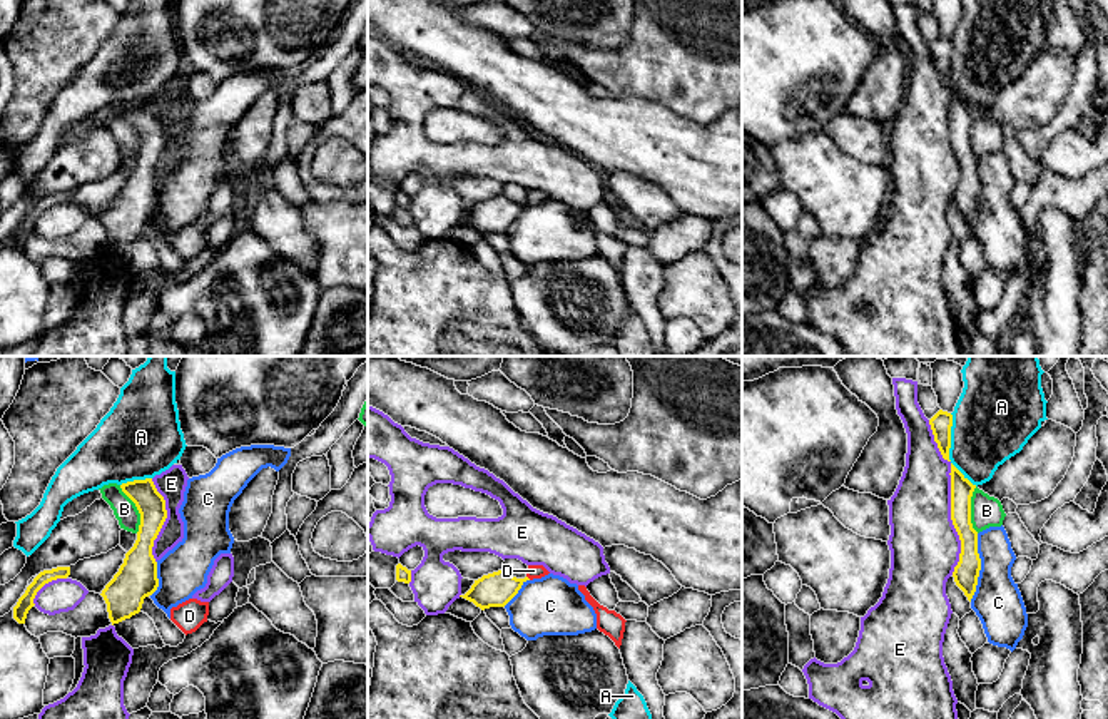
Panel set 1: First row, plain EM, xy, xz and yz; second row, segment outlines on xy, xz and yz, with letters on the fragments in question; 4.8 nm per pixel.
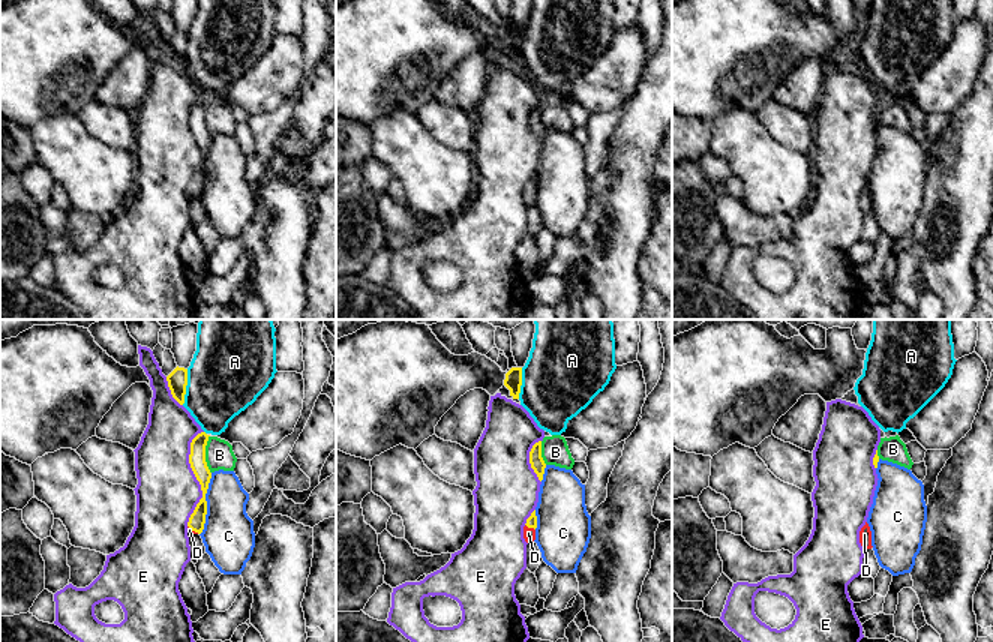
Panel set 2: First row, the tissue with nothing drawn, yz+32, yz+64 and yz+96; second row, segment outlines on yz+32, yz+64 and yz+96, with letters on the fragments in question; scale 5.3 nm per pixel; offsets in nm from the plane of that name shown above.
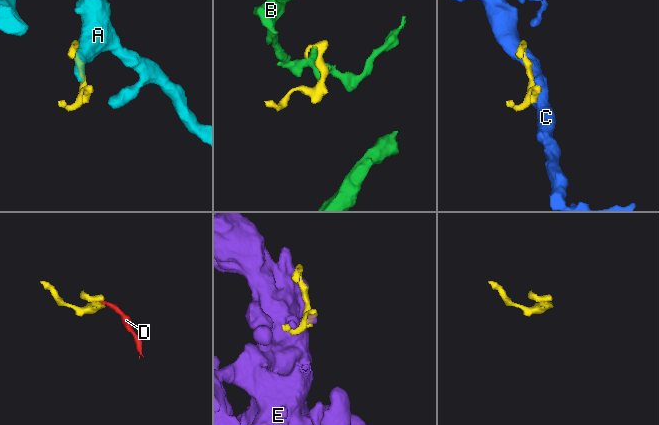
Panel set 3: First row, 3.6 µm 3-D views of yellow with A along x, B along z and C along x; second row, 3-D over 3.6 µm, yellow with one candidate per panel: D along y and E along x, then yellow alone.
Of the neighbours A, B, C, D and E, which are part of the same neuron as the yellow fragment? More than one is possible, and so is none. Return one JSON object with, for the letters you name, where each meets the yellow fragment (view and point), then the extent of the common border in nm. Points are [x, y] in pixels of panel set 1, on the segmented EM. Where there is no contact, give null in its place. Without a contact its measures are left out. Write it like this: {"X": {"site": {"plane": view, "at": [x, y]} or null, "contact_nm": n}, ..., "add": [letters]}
{"D": {"site": null}, "add": ["D"]}

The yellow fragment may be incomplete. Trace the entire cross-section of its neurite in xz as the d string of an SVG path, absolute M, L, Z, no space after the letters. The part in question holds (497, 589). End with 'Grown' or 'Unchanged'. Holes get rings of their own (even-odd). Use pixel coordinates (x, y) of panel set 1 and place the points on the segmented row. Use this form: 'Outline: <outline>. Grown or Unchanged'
Outline: M528 565L526 577L516 579L501 569L475 580L471 589L460 597L473 602L481 610L490 607L505 607L526 580L541 579L548 574L550 572L543 565Z. Grown

